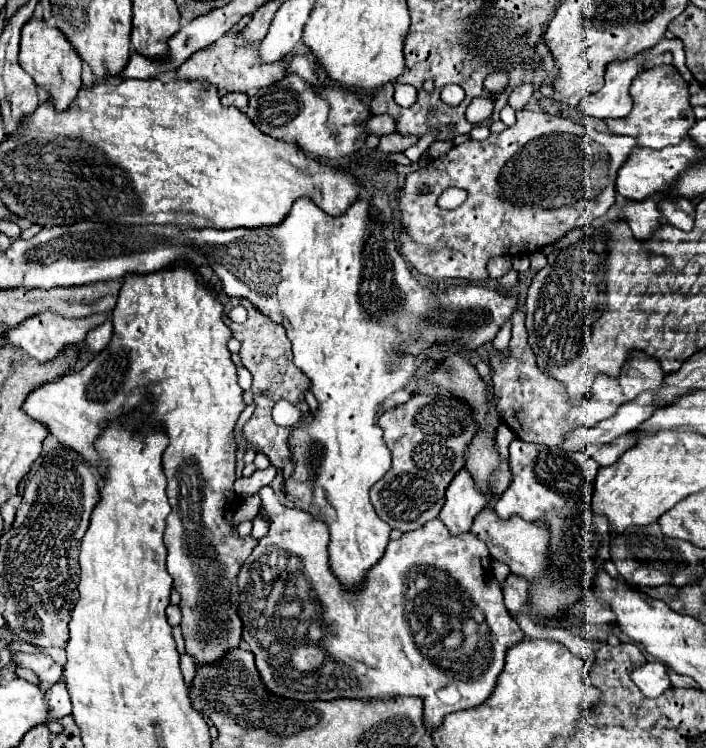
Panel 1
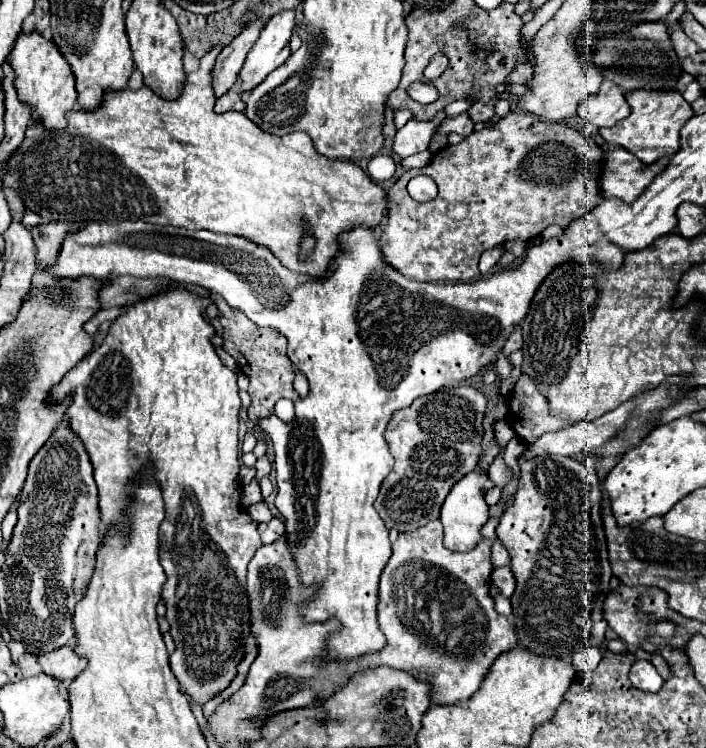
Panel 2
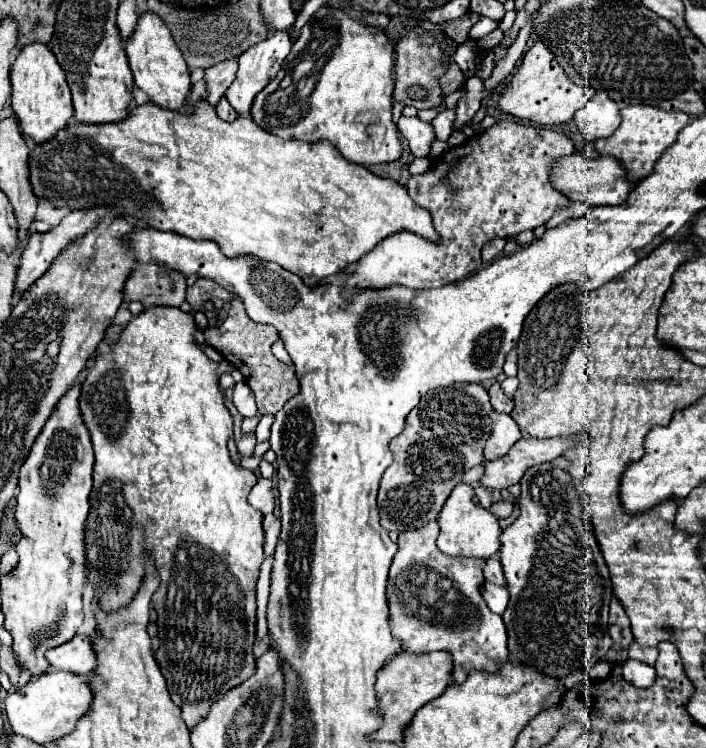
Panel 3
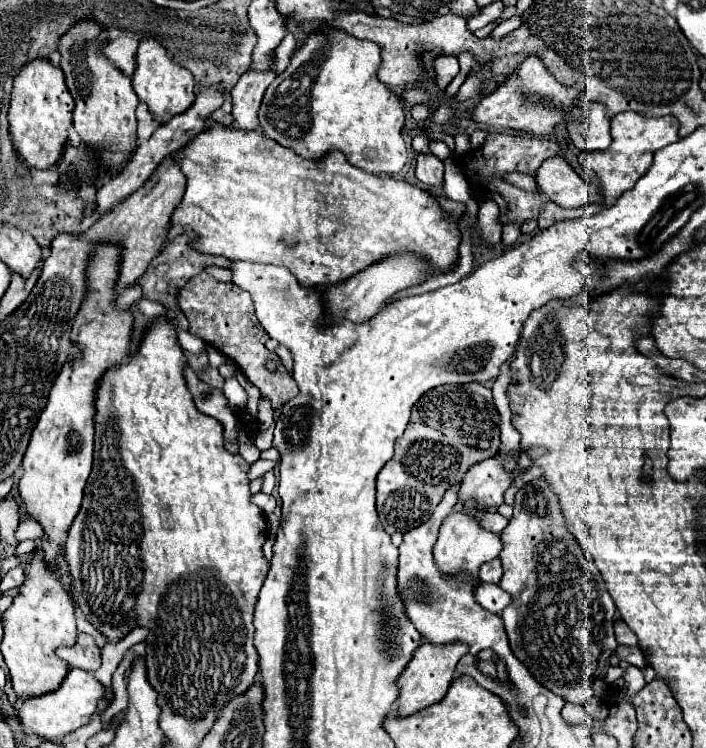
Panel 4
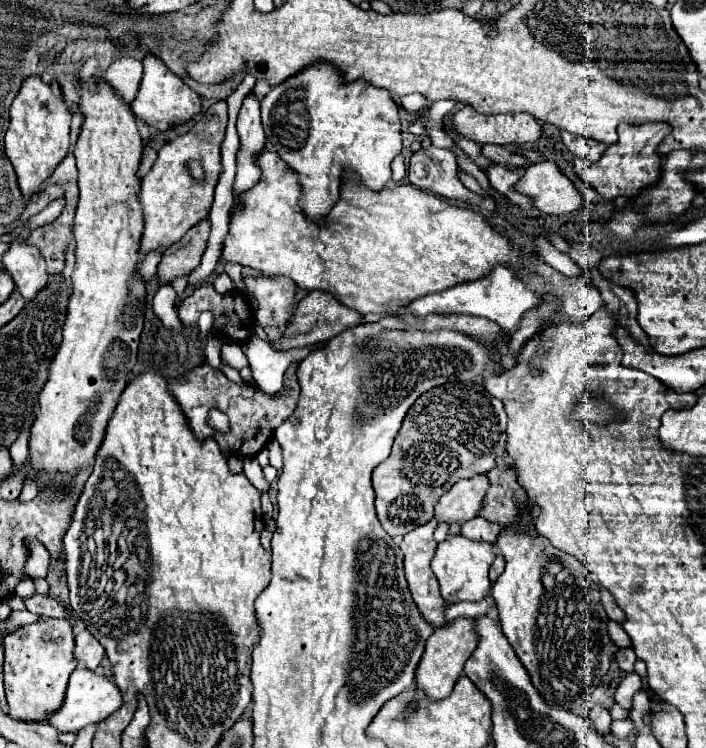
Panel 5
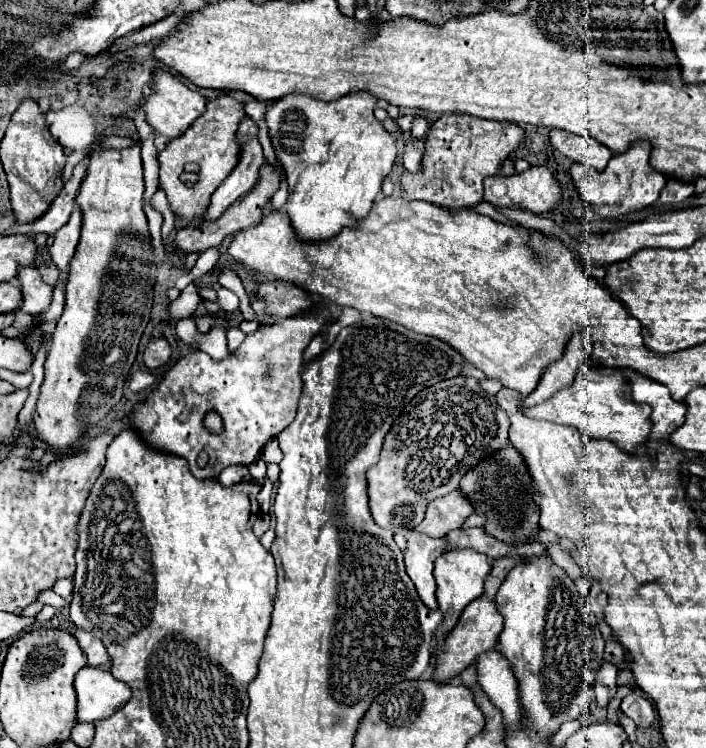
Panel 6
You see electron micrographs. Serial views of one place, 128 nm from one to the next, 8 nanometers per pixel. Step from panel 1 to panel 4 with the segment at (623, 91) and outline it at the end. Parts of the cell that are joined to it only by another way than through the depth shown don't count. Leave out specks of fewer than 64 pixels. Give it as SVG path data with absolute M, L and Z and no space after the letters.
M600 102L590 104L581 121L568 122L568 132L572 142L584 152L606 150L612 142L606 106Z

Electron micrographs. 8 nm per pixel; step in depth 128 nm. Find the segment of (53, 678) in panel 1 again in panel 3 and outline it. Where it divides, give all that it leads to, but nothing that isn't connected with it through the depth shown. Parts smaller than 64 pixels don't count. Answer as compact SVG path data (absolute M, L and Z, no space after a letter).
M74 636L70 642L48 650L46 660L54 670L66 670L84 678L96 668L96 654L90 638L82 636Z

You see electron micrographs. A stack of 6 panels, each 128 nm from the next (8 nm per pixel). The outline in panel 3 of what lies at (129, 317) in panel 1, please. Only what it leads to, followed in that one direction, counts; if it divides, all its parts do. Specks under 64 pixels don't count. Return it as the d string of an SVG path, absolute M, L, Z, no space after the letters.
M152 306L142 310L136 318L130 320L130 324L122 330L118 342L114 344L114 350L110 354L98 354L94 358L94 364L86 370L86 378L82 382L82 394L80 394L80 410L84 424L90 432L96 464L94 464L94 488L90 494L90 516L86 522L86 554L88 554L88 566L90 576L96 584L96 598L100 600L104 610L120 608L122 604L128 604L128 600L138 590L142 576L144 576L144 564L140 562L140 554L146 550L154 556L156 568L160 572L160 588L152 596L152 604L158 610L158 636L162 640L160 650L156 650L156 660L162 668L162 674L168 680L168 690L174 700L182 708L182 718L186 726L192 730L210 710L210 706L224 696L234 686L242 684L254 674L254 630L256 630L256 580L258 570L264 560L262 544L264 544L264 530L262 530L262 514L254 510L248 504L248 494L256 486L258 478L252 472L244 472L238 468L228 452L228 440L232 434L232 414L224 404L224 394L220 388L220 376L230 374L232 366L226 366L226 362L214 362L210 360L204 350L196 344L196 320L190 312L182 312L174 306Z

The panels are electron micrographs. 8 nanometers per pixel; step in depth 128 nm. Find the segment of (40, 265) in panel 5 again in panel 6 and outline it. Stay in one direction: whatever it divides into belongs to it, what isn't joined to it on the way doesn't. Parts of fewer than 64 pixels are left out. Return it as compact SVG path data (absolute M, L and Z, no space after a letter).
M24 266L18 272L18 282L20 290L24 296L22 310L28 314L42 314L48 310L50 300L52 300L52 286L48 286L36 266Z

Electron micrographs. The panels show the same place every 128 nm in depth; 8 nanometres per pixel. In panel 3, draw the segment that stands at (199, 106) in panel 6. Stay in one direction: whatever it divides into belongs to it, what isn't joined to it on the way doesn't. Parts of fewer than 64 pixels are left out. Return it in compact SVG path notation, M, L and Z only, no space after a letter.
M144 12L138 18L134 34L124 44L130 70L134 74L134 84L148 94L154 104L160 104L168 110L178 110L184 106L190 92L190 72L182 58L180 48L176 46L170 28L154 12Z

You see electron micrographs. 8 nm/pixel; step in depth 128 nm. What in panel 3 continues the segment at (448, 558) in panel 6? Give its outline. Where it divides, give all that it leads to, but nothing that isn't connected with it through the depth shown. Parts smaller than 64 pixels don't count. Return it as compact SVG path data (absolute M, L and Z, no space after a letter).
M456 484L452 496L446 500L440 516L440 536L438 548L448 556L472 556L472 558L490 558L500 548L500 526L498 520L480 504L474 502L474 488L470 484Z

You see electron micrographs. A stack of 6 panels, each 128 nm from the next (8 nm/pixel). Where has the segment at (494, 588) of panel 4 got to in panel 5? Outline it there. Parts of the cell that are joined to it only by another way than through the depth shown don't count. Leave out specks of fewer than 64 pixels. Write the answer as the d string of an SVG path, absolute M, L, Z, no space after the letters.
M488 594L484 596L482 600L478 602L458 602L458 604L452 604L448 606L448 612L446 612L446 618L448 620L456 620L460 616L466 616L466 618L476 618L476 616L482 616L488 612L490 606L494 606L494 598Z

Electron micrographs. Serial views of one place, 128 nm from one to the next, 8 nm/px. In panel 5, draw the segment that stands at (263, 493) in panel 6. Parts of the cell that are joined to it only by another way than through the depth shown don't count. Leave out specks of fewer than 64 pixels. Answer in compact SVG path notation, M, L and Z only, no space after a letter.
M244 456L244 474L246 474L246 478L248 478L260 492L268 492L268 490L270 490L270 484L264 482L262 466L258 464L256 456Z

